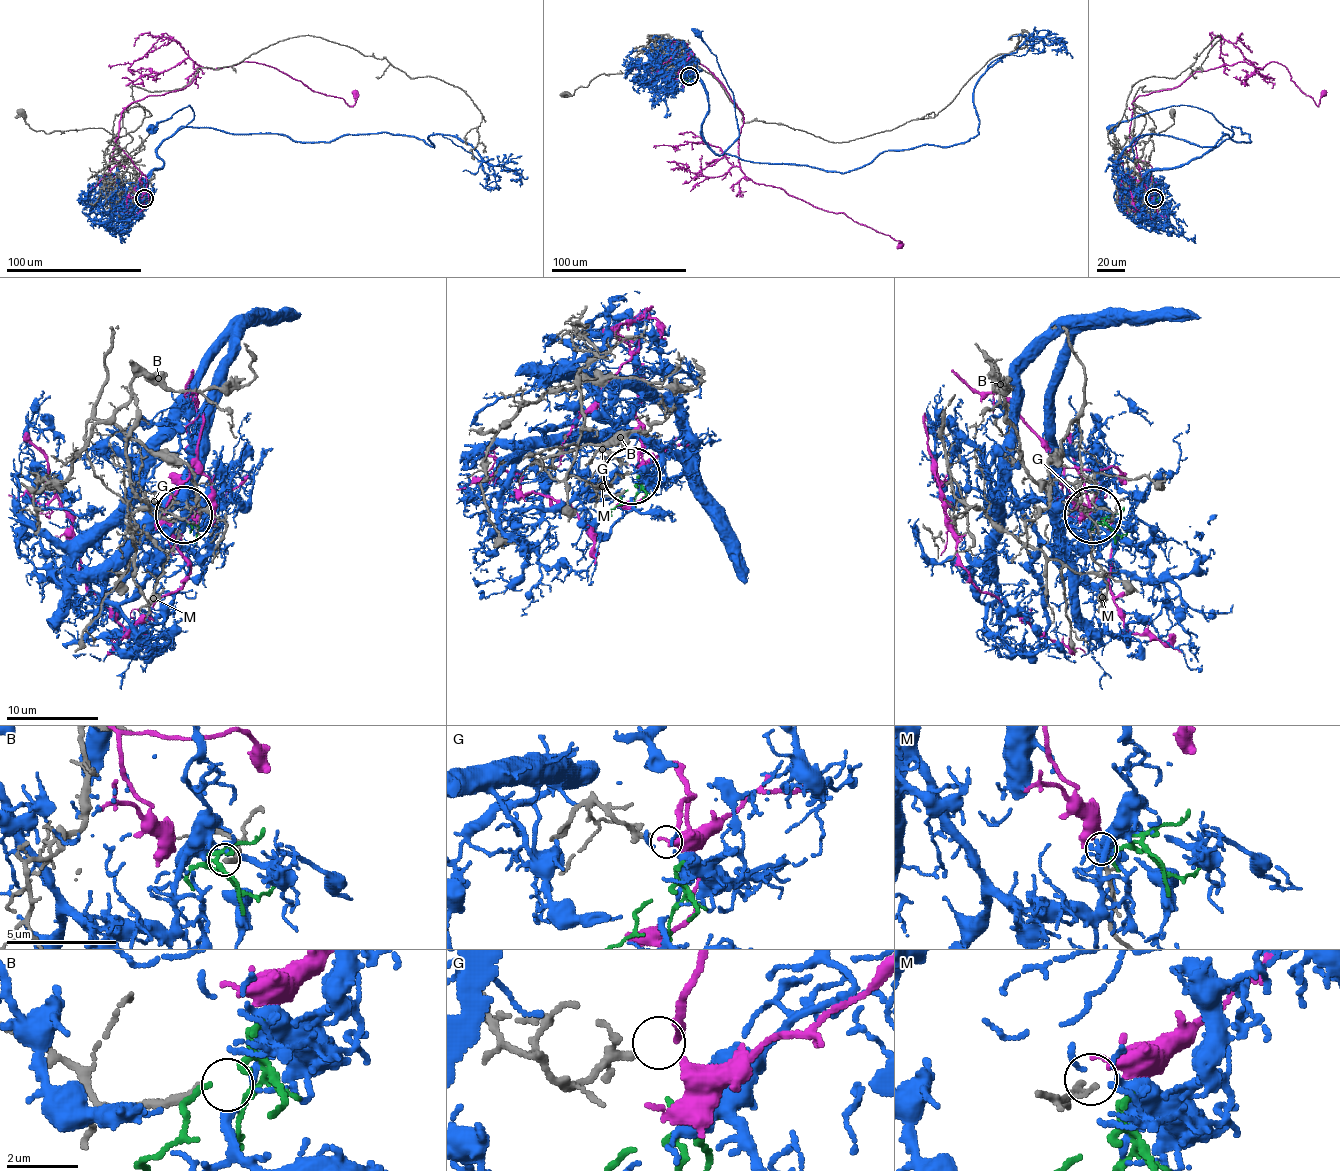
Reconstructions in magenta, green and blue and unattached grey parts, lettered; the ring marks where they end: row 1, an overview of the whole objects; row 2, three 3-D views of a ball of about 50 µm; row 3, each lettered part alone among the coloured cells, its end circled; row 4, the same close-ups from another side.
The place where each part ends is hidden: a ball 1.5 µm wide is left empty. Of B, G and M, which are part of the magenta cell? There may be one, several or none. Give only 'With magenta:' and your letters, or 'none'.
With magenta: M

